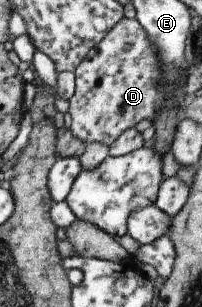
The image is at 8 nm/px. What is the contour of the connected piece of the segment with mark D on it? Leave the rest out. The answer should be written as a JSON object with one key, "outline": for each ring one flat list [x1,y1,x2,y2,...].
{"outline":[[123,17,117,21,111,30,89,53,85,59,77,65,74,73,74,93,69,101,68,113,71,117,69,131,75,139,79,139,84,145,99,143,110,146,125,129,135,128,135,124,142,119,151,120,155,107,159,100,157,93,157,55,147,39,145,31,135,19]]}

